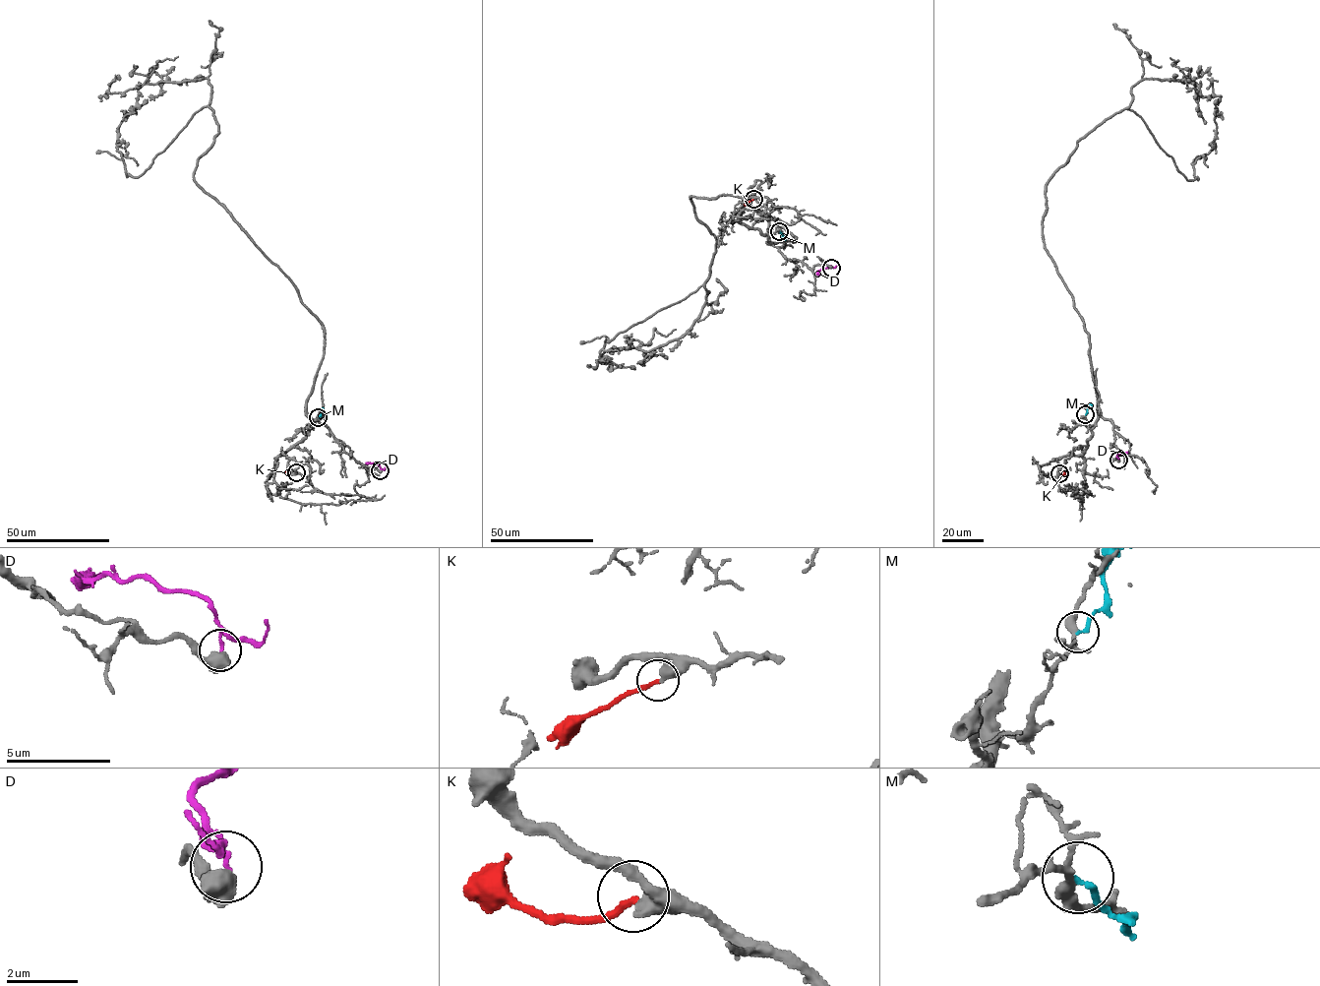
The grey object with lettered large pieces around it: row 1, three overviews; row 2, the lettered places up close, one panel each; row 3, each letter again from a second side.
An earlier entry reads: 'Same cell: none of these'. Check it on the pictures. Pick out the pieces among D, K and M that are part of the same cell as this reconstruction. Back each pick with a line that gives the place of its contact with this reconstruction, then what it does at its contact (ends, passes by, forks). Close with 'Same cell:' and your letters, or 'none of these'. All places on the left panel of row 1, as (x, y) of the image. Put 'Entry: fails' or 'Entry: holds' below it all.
Same cell: none of these
Entry: holds

